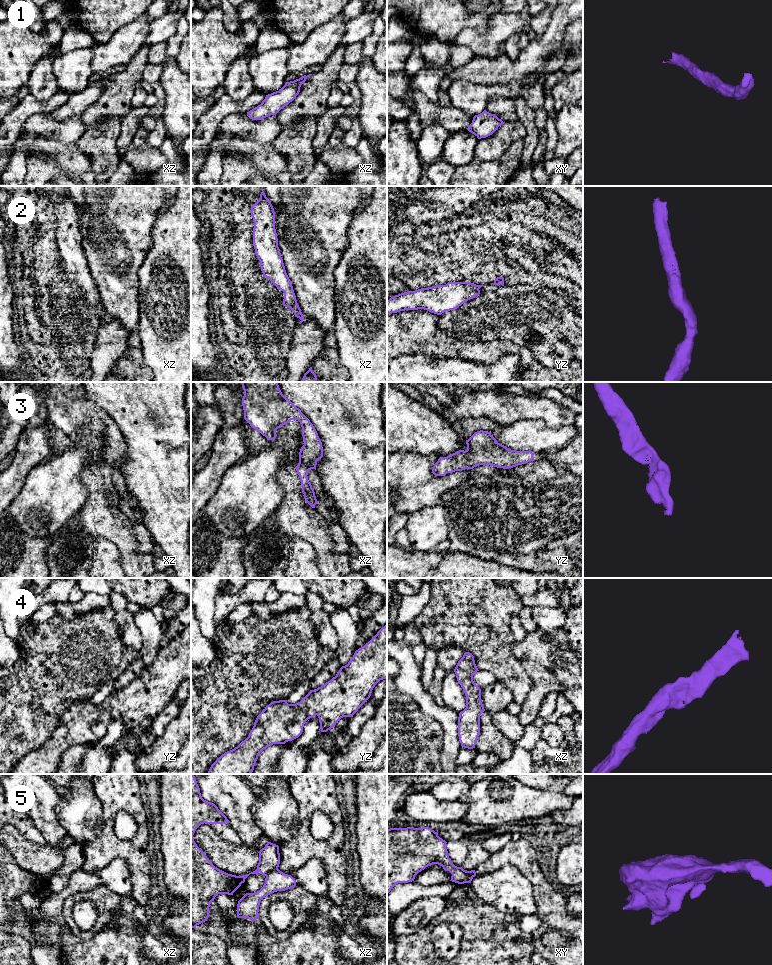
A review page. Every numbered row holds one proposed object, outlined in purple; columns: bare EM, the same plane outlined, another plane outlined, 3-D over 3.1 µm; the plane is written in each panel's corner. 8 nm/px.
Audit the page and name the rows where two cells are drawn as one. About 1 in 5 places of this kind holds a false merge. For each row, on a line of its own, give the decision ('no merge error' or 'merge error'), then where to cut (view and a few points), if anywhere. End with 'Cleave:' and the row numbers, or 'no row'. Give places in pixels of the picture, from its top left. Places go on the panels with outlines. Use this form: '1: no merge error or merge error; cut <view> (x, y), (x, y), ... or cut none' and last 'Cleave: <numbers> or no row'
1: no merge error; cut none
2: no merge error; cut none
3: no merge error; cut none
4: no merge error; cut none
5: merge error; cut xz (277, 868), (265, 875)
Cleave: 5

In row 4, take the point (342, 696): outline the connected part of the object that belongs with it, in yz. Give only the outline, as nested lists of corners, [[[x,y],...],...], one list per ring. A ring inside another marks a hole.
[[[387,624],[363,647],[355,651],[347,665],[336,676],[310,692],[298,703],[273,701],[257,716],[248,737],[234,749],[222,754],[210,767],[208,774],[251,774],[259,754],[273,744],[285,744],[298,738],[306,721],[318,716],[321,732],[335,727],[343,717],[353,717],[370,698],[375,685],[387,679]]]

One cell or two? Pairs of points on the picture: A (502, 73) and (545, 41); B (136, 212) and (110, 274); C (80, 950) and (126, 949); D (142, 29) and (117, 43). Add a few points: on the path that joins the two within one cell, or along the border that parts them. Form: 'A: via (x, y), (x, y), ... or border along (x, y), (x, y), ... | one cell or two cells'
A: via (513, 70), (516, 70), (534, 52) | one cell
B: via (121, 227), (115, 242), (114, 259) | one cell
C: via (91, 950), (115, 950) | one cell
D: via (136, 32), (123, 43) | one cell

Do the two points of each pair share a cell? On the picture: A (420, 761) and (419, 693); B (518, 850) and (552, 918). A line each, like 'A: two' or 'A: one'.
A: two
B: one

